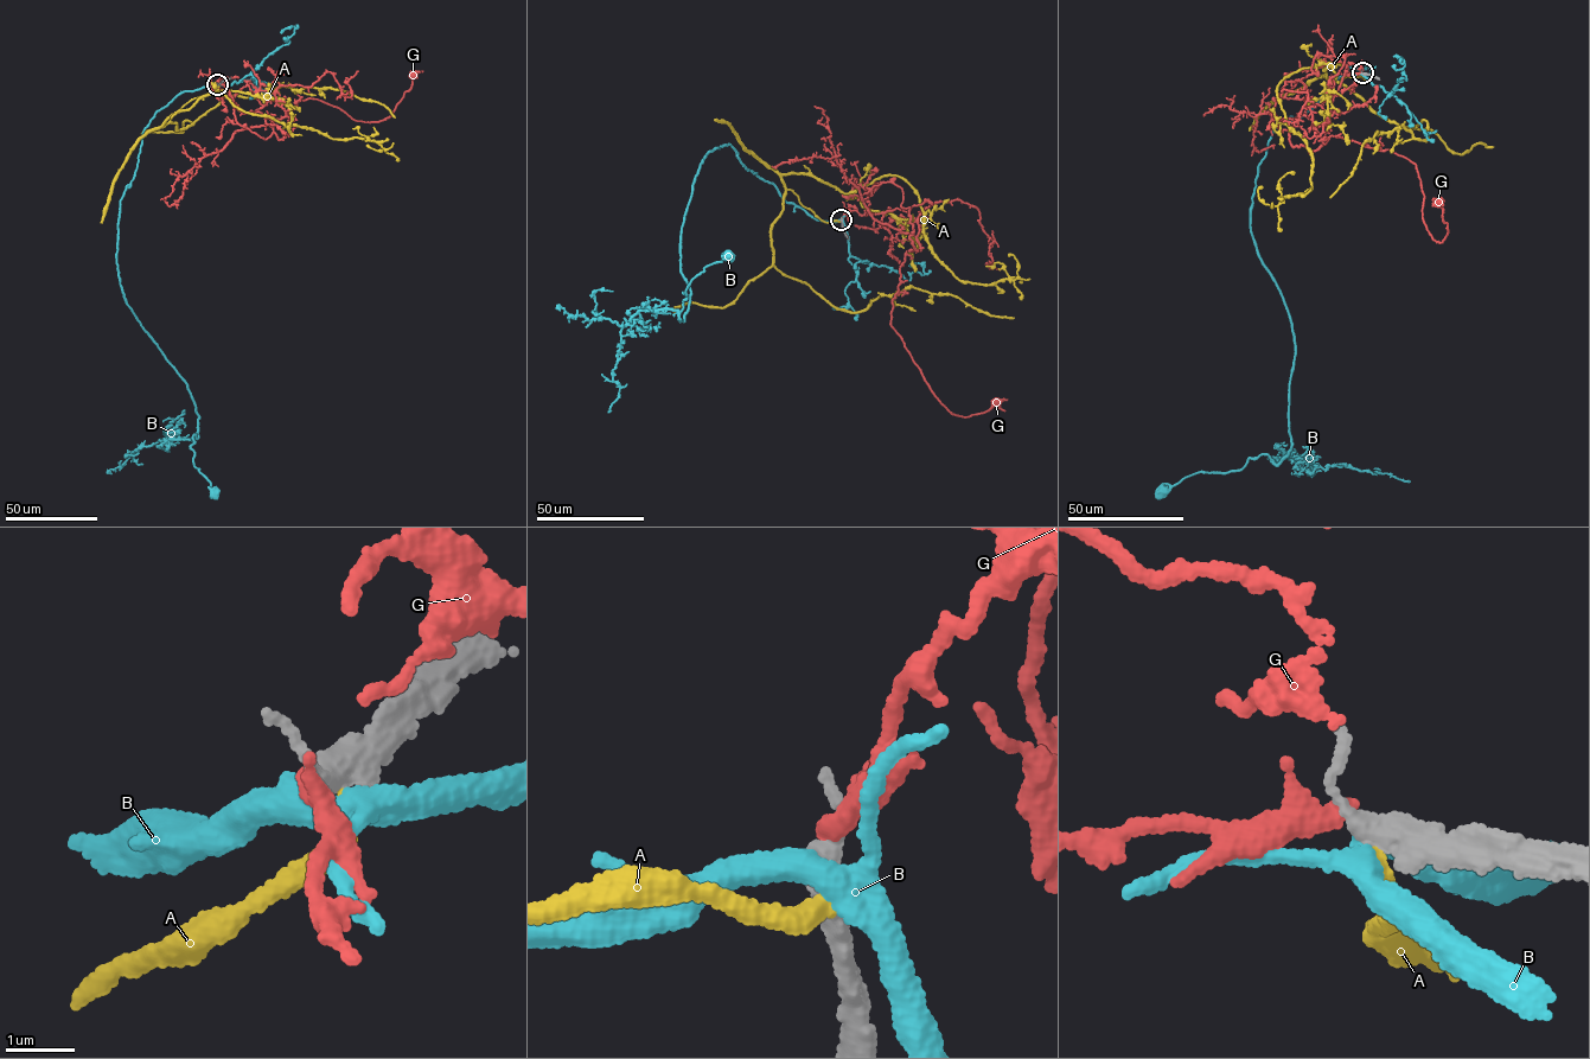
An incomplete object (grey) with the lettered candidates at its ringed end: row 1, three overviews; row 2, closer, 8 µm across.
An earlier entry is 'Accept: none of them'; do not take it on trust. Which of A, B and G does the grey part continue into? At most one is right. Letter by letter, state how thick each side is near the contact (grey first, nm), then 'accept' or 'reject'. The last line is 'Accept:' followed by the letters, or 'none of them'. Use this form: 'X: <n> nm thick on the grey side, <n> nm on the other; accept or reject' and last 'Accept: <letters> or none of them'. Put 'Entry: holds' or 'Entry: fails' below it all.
A: 320 nm thick on the grey side, 240 nm on the other; reject
B: 320 nm thick on the grey side, 380 nm on the other; reject
G: 280 nm thick on the grey side, 380 nm on the other; reject
Accept: none of them
Entry: holds

